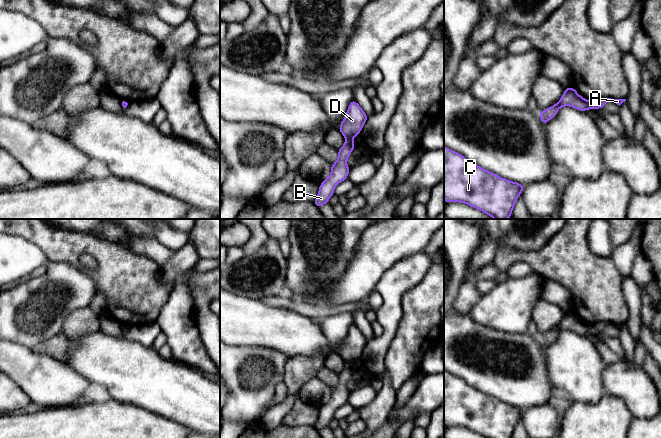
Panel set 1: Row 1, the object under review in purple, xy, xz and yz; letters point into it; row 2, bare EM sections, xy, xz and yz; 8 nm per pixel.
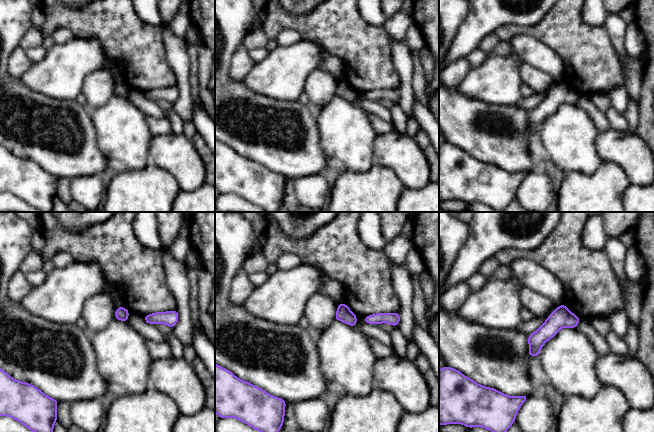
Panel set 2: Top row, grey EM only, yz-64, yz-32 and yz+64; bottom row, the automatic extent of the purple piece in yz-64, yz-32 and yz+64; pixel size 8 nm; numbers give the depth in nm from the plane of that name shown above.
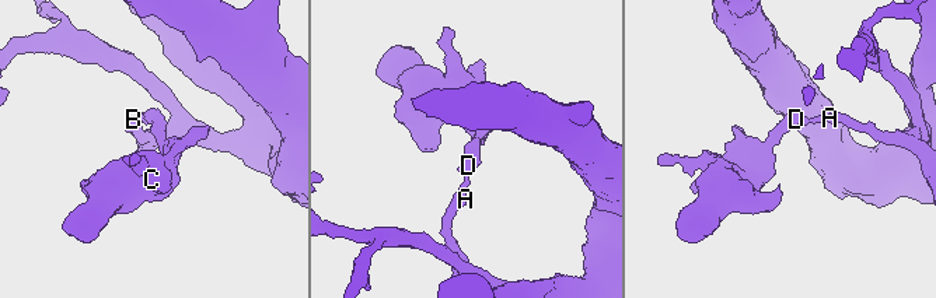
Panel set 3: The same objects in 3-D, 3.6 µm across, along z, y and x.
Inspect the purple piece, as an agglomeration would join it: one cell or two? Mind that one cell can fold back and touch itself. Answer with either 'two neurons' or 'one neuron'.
two neurons

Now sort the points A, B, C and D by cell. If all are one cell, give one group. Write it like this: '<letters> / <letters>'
A B / C D

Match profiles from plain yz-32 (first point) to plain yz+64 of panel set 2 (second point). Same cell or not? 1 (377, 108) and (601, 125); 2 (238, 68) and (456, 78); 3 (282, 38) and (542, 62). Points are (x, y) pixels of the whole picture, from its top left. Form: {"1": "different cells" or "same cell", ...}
{"1": "different cells", "2": "same cell", "3": "same cell"}

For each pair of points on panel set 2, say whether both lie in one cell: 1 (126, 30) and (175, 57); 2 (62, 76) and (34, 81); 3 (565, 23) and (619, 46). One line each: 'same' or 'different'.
1: different
2: same
3: different

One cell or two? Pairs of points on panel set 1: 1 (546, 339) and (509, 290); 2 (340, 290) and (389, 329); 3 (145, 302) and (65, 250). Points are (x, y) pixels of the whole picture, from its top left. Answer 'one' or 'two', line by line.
1: two
2: two
3: one

